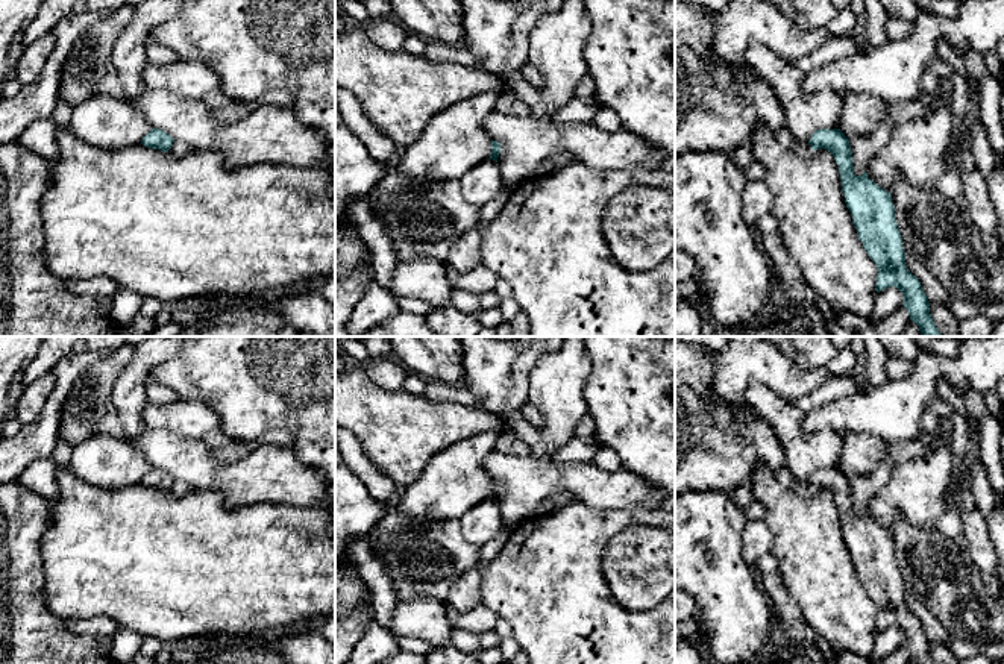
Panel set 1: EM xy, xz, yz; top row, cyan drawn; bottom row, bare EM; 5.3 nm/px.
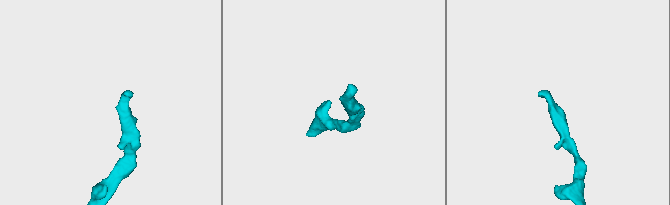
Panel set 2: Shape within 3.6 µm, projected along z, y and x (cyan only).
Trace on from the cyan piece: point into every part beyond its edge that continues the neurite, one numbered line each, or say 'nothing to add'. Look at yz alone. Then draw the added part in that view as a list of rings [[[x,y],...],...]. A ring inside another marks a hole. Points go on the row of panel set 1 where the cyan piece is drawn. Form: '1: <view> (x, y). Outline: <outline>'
1: yz (784, 135). Outline: [[[783,127],[778,133],[777,133],[778,139],[793,153],[799,155],[799,156],[807,156],[811,153],[811,146],[808,143],[801,143],[798,141],[792,132],[789,130],[789,127]]]

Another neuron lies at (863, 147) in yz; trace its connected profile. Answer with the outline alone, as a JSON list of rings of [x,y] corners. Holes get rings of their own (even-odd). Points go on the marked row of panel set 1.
[[[937,91],[933,94],[919,96],[913,100],[889,105],[886,117],[872,135],[849,138],[854,174],[861,176],[866,171],[871,158],[889,143],[896,126],[905,121],[918,120],[933,109],[942,106],[943,99]]]

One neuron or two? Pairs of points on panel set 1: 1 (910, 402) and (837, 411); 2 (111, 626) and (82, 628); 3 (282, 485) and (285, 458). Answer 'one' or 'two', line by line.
1: one
2: one
3: one

